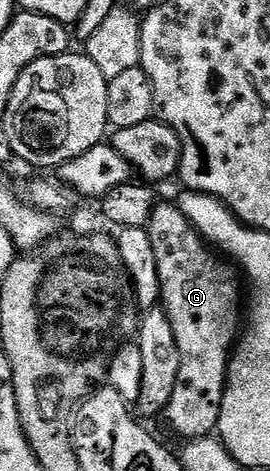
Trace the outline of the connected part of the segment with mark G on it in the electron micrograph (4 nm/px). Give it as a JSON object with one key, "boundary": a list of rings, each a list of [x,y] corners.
{"boundary":[[[157,202],[146,230],[150,245],[154,245],[154,261],[158,261],[160,303],[174,329],[174,341],[178,341],[180,354],[178,385],[174,385],[174,397],[170,397],[166,408],[168,423],[174,434],[181,435],[181,440],[206,439],[220,426],[224,382],[228,379],[228,360],[232,358],[242,331],[242,279],[237,268],[227,258],[217,254],[204,236],[197,233],[194,225],[190,225],[175,202]]]}

